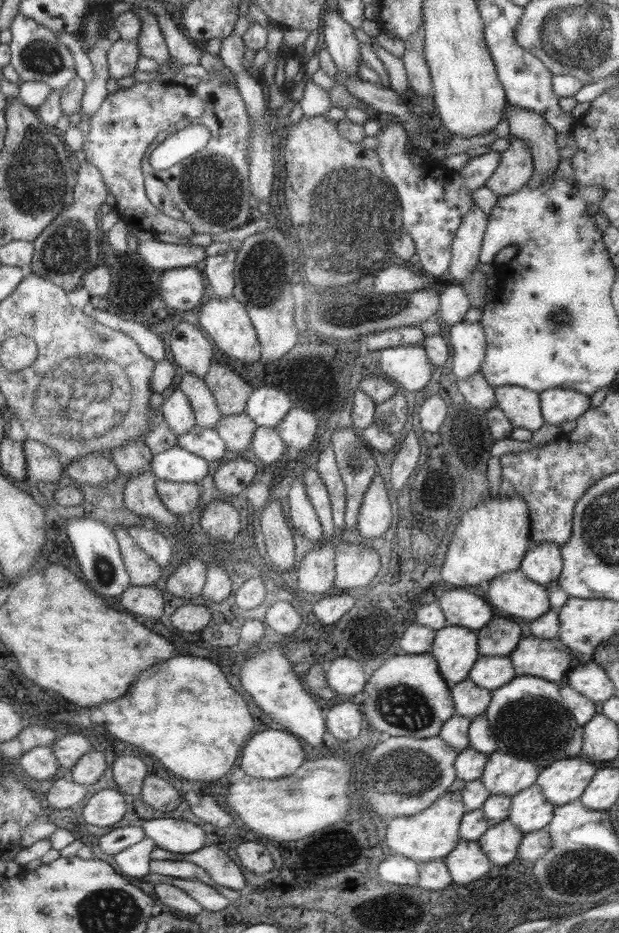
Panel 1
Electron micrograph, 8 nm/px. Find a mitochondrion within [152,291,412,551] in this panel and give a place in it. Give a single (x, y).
(342, 306)

